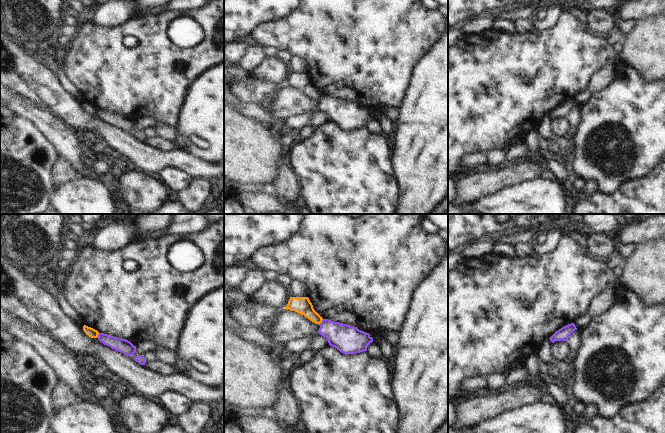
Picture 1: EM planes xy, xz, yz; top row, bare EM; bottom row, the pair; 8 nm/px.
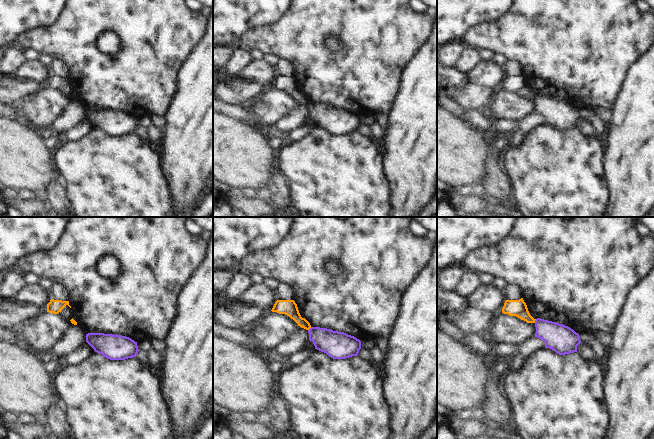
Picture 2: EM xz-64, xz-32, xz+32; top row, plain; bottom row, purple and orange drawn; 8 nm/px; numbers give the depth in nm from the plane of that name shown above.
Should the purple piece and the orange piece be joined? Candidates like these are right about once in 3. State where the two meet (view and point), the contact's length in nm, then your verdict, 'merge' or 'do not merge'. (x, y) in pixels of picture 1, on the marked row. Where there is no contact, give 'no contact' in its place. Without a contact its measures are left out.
xz (321, 322) | 60 nm | do not merge

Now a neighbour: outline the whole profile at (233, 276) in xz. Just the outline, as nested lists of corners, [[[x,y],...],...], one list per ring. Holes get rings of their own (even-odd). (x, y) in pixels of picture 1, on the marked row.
[[[248,265],[224,269],[224,283],[233,290],[238,289],[248,275],[250,269],[251,267]]]

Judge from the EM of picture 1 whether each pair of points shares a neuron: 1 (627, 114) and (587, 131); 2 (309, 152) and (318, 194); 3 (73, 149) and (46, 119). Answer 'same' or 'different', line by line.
1: same
2: same
3: same

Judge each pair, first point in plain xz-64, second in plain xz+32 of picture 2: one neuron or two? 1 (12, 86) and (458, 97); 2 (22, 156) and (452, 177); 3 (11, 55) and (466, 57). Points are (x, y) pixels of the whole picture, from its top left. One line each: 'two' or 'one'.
1: one
2: one
3: one

